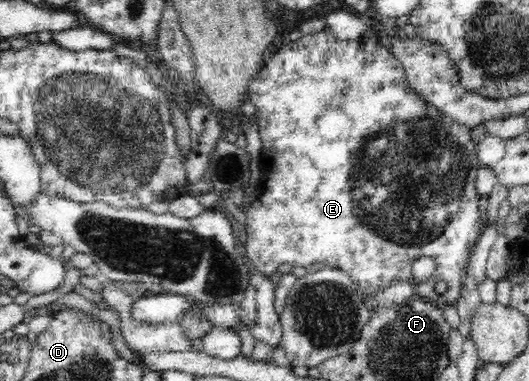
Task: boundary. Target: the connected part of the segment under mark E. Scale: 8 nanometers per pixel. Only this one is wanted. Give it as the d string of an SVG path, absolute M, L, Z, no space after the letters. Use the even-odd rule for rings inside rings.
M324 28L319 32L303 35L295 41L285 42L281 49L266 56L260 71L250 84L248 101L255 106L252 112L259 118L258 129L263 141L262 154L259 157L261 179L255 189L255 201L247 211L249 241L246 254L249 257L247 261L255 263L255 269L270 276L283 263L305 268L312 263L324 263L325 267L340 269L349 275L356 283L358 294L365 298L387 287L393 280L409 282L411 265L419 257L427 256L435 259L436 269L427 281L413 284L413 291L424 300L435 302L442 307L455 305L462 291L461 274L465 272L473 246L487 225L487 219L479 213L480 196L476 190L476 175L480 168L477 146L471 139L471 128L455 123L443 113L437 113L435 107L426 104L413 89L409 88L404 68L397 60L397 56L393 55L382 33L373 38L341 41L331 30ZM438 281L445 281L448 285L448 290L444 294L434 290Z

